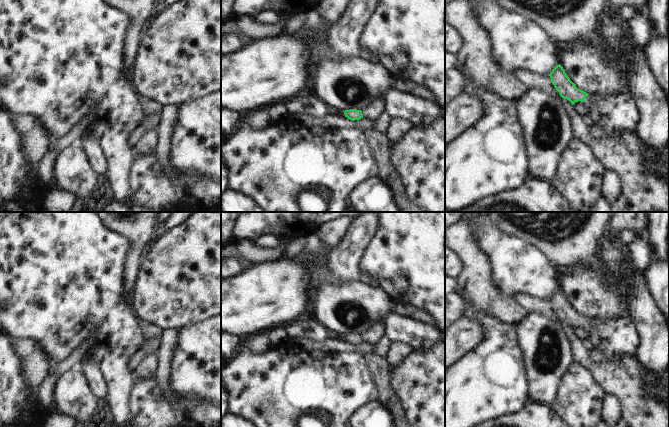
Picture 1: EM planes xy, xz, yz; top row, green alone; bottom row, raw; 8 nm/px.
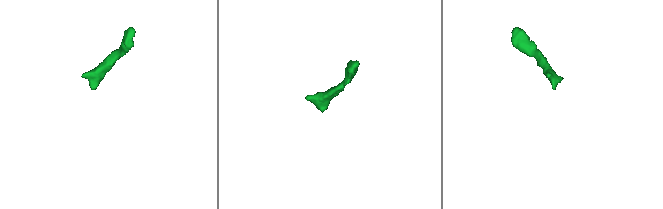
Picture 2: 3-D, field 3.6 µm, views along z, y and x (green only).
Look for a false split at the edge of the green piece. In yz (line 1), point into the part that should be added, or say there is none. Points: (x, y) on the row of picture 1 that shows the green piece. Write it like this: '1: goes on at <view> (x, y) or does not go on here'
1: goes on at yz (588, 101)

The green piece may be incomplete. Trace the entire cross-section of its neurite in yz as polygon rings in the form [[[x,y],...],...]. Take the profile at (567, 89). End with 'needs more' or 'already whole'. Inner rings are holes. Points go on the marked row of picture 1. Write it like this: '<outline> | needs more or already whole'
[[[560,64],[552,70],[549,76],[562,98],[569,100],[572,105],[575,102],[581,101],[585,103],[588,109],[592,107],[593,96],[578,89]]] | needs more

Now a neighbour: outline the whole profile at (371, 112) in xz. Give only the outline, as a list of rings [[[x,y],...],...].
[[[383,95],[379,97],[375,102],[371,103],[369,106],[365,107],[362,111],[363,118],[375,121],[378,116],[383,112],[384,109],[384,99]]]

